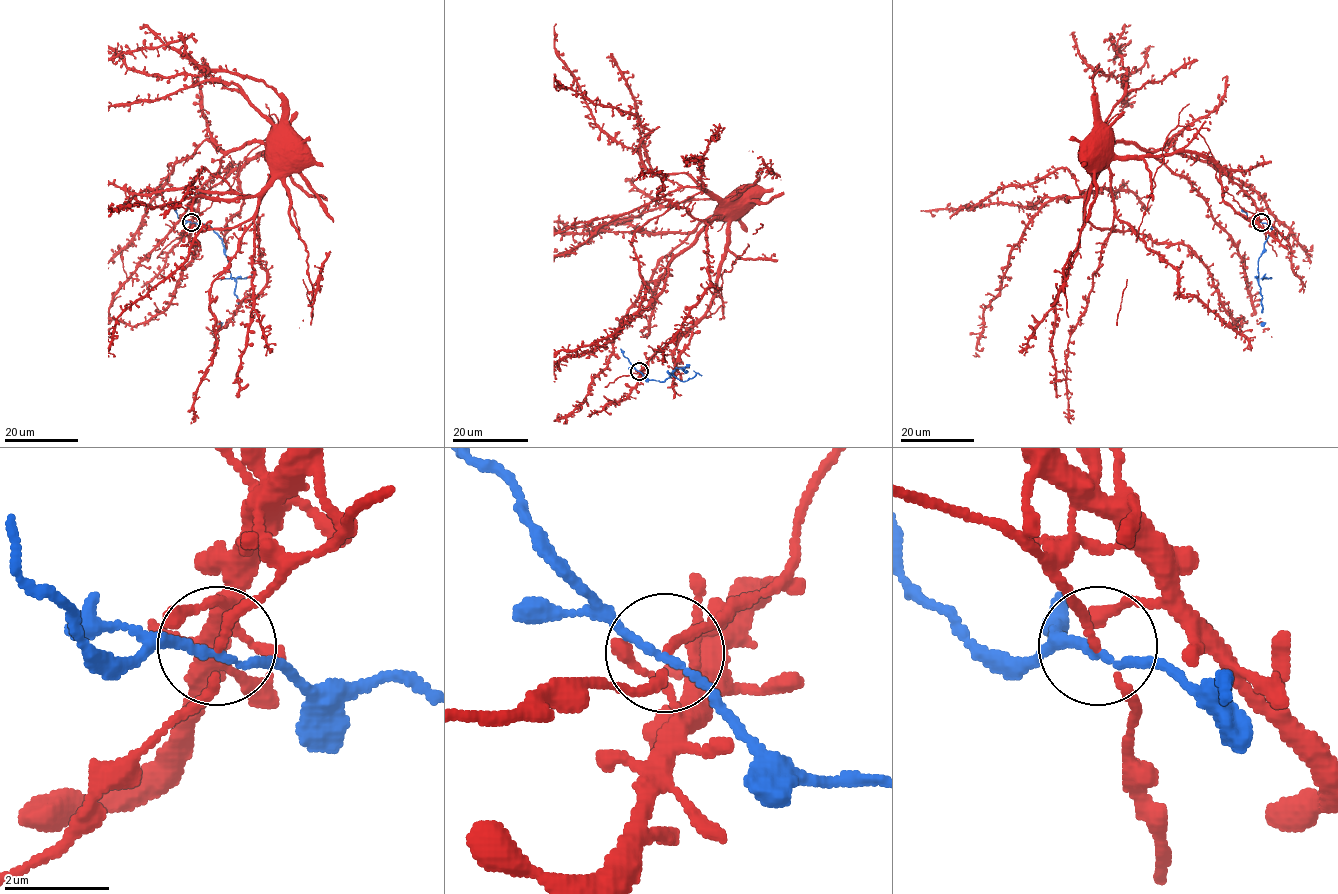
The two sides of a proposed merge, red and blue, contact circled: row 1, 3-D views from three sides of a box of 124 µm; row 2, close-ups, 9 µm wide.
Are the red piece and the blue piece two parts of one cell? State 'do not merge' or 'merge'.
do not merge

